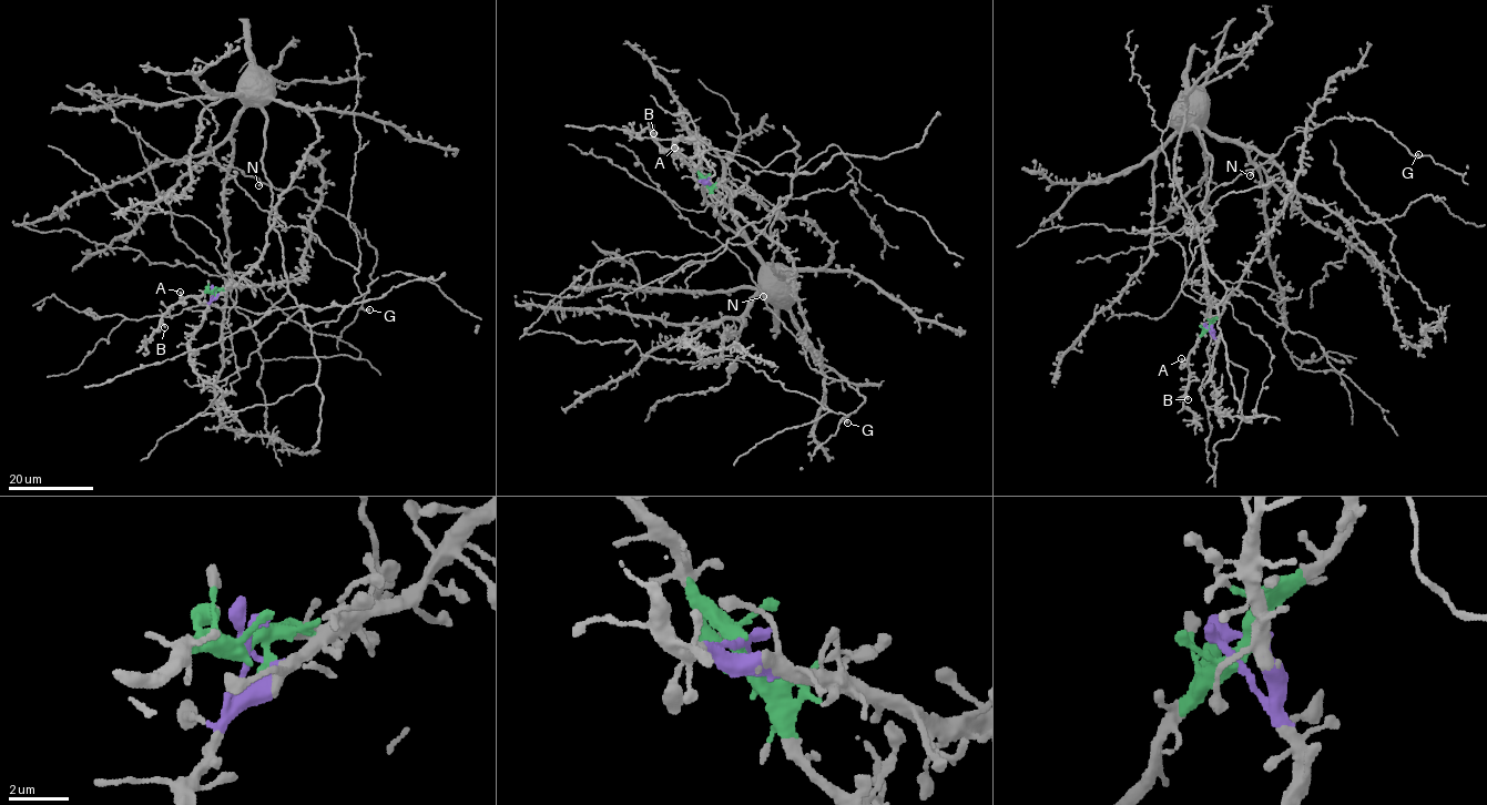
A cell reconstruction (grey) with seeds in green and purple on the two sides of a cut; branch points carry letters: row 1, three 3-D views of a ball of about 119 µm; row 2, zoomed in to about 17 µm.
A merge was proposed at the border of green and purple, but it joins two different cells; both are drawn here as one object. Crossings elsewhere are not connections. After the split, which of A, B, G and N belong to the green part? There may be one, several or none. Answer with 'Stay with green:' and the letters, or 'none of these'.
Stay with green: A, B, G, N

